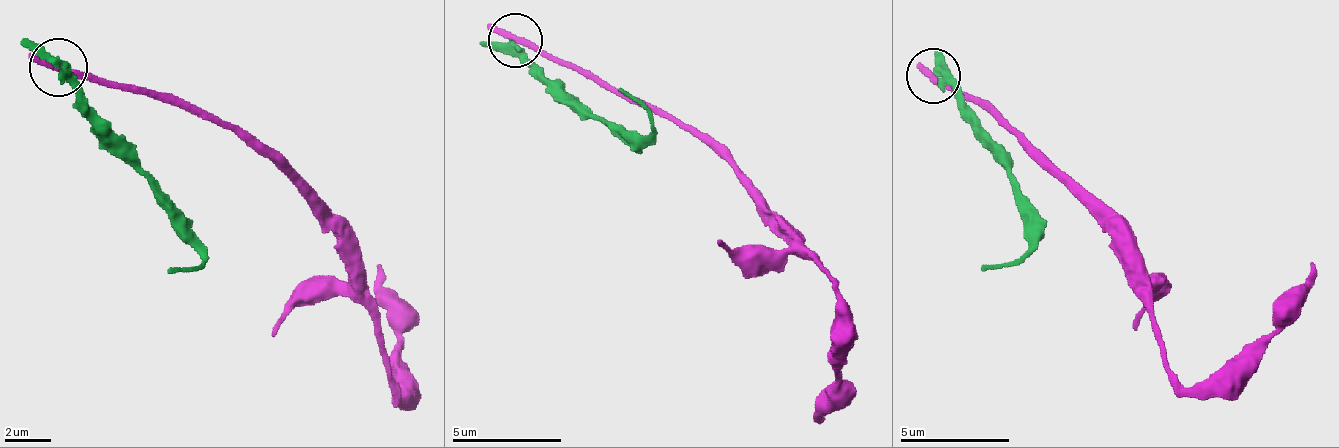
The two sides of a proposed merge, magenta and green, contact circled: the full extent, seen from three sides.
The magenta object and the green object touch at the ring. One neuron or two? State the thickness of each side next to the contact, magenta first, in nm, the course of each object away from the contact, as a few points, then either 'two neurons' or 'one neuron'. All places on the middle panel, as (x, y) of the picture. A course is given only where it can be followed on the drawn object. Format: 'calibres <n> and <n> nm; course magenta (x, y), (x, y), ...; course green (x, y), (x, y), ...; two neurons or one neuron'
calibres 280 and 360 nm; course magenta (516, 41), (681, 118), (774, 211), (812, 255), (840, 293), (840, 397), (818, 419); course green (511, 41), (604, 124), (648, 134), (653, 118), (621, 91); two neurons

